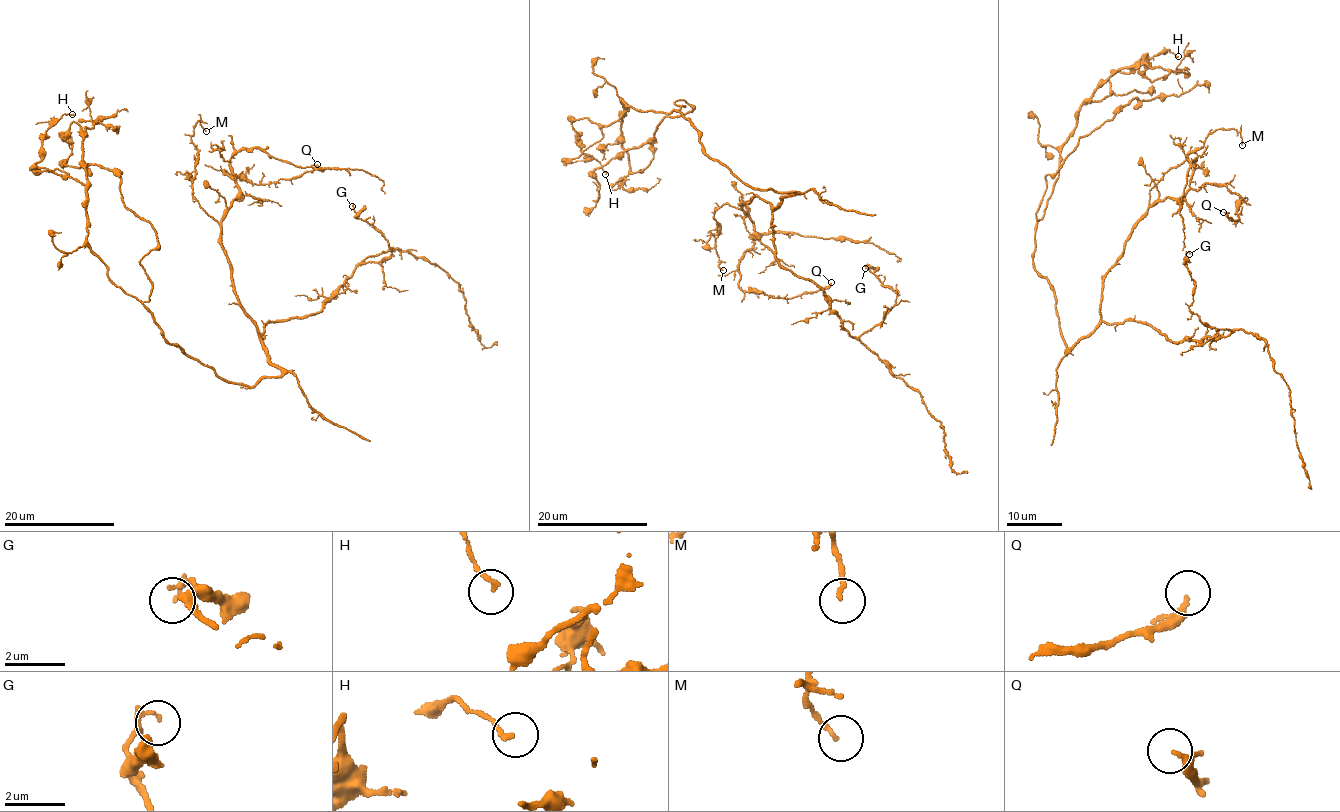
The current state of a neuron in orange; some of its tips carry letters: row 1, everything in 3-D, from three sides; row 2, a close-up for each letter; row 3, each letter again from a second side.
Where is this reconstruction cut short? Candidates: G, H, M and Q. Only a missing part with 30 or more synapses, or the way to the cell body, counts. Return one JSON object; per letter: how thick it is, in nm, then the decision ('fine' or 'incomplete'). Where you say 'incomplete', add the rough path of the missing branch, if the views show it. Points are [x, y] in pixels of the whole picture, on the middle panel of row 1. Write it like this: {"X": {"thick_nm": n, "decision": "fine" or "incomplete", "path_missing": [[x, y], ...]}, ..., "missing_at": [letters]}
{"G": {"thick_nm": 120, "decision": "fine"}, "H": {"thick_nm": 120, "decision": "fine"}, "M": {"thick_nm": 120, "decision": "fine"}, "Q": {"thick_nm": 200, "decision": "fine"}, "missing_at": []}

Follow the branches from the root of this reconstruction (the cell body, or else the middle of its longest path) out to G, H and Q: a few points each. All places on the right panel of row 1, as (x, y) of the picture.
G: (1067, 351), (1102, 322), (1146, 322), (1173, 343), (1228, 334), (1232, 329), (1213, 328), (1190, 310), (1189, 254)
H: (1067, 351), (1057, 298), (1032, 260), (1060, 149), (1079, 108), (1110, 93), (1111, 74), (1167, 50), (1178, 56)
Q: (1067, 351), (1098, 323), (1102, 281), (1150, 206), (1208, 184), (1241, 198), (1238, 221), (1223, 212)

